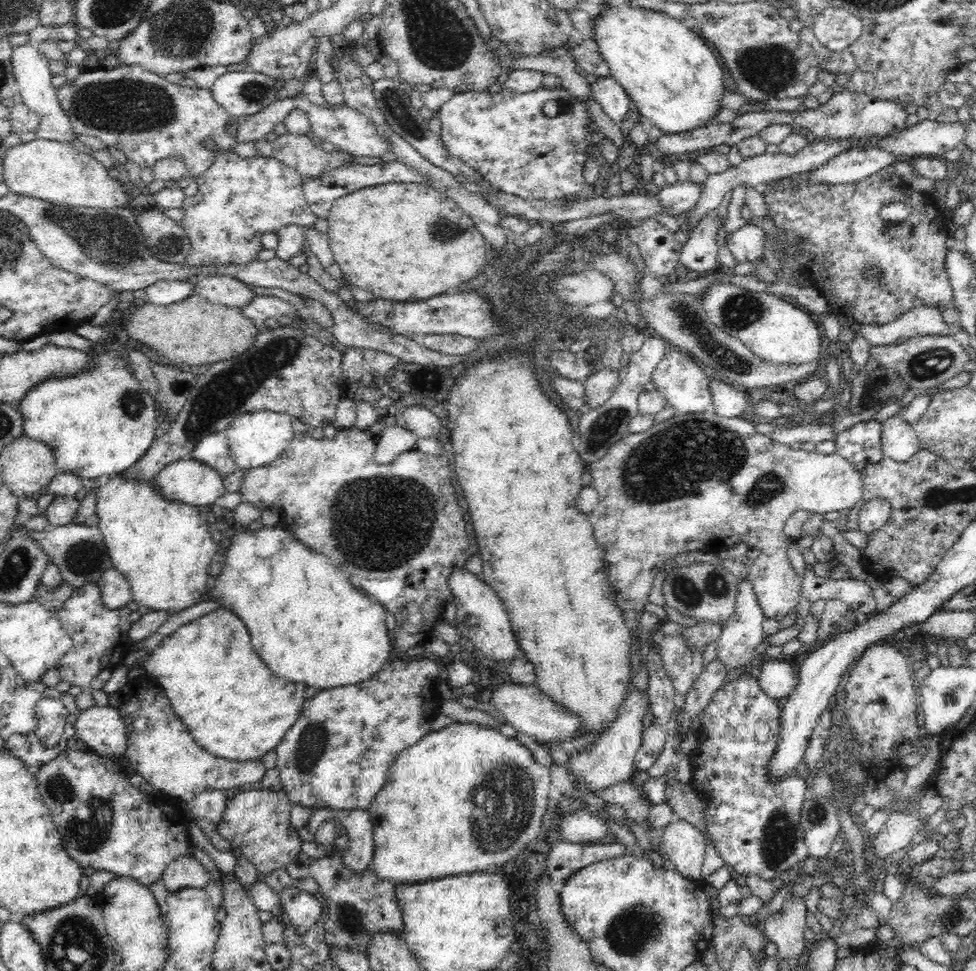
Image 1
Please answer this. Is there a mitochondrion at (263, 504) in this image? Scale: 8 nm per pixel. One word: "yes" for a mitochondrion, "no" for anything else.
no

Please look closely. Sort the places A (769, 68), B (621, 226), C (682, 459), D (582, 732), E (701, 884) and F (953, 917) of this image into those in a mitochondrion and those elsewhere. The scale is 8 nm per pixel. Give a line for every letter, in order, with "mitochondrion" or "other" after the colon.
A: mitochondrion
B: other
C: mitochondrion
D: other
E: other
F: mitochondrion

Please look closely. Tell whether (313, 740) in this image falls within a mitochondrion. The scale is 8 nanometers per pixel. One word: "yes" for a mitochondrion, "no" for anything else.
yes

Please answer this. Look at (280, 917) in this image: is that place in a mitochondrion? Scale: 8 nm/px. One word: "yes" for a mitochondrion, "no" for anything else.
no

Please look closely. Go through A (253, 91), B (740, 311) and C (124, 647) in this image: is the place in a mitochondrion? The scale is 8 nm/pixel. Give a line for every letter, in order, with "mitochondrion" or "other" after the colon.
A: mitochondrion
B: mitochondrion
C: other

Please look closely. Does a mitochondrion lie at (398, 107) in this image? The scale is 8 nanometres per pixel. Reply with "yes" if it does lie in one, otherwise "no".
yes

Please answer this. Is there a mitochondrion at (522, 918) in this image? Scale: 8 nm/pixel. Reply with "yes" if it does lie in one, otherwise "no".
no

